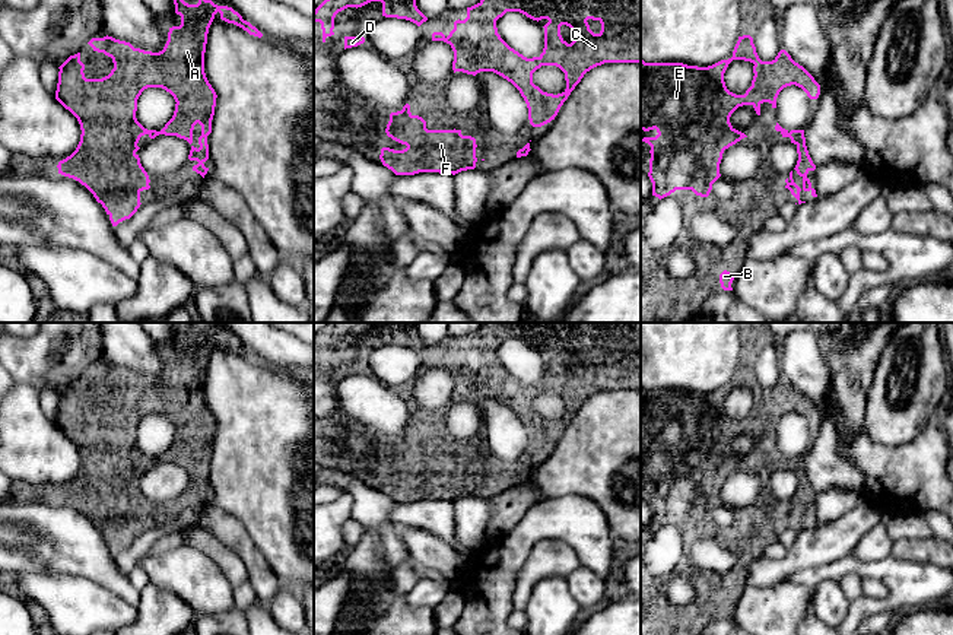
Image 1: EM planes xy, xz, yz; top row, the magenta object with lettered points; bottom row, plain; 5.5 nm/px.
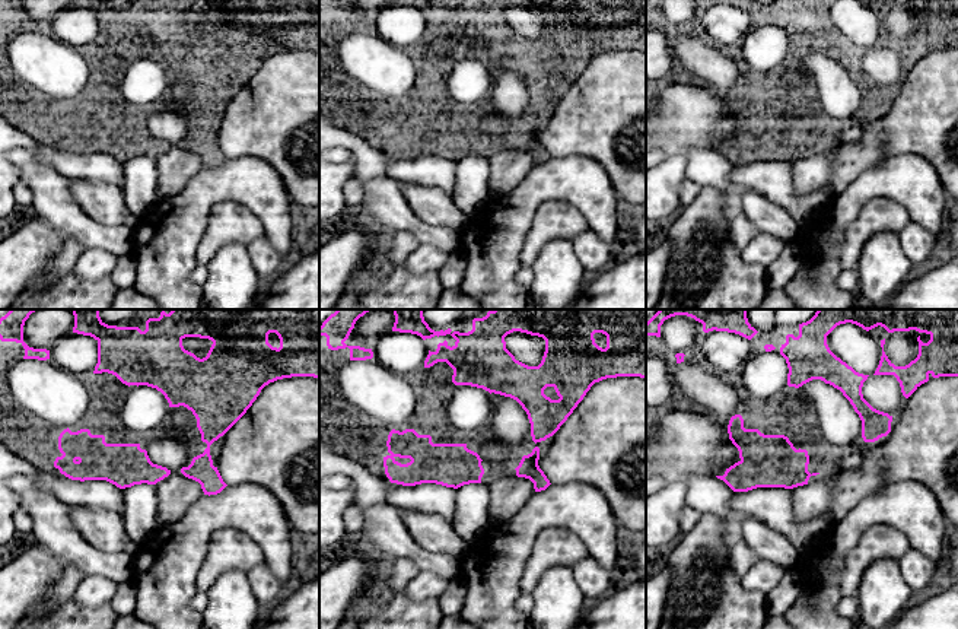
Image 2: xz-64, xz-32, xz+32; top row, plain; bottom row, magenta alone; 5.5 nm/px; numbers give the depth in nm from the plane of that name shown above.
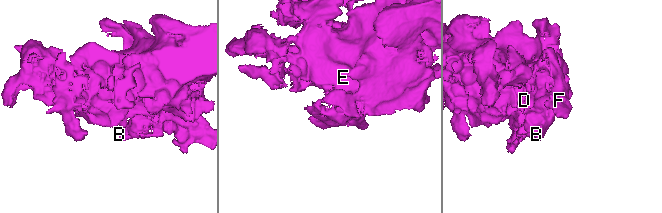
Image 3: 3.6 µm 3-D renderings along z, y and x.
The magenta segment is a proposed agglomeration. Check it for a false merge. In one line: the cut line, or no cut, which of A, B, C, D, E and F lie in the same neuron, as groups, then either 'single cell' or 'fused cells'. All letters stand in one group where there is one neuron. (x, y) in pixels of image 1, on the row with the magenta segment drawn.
no cut | A B C D E F | single cell

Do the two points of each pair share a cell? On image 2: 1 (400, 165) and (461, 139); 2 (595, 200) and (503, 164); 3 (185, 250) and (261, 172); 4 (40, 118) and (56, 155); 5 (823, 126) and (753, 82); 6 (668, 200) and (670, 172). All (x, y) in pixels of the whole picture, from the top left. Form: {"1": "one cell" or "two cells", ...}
{"1": "two cells", "2": "two cells", "3": "one cell", "4": "two cells", "5": "one cell", "6": "one cell"}

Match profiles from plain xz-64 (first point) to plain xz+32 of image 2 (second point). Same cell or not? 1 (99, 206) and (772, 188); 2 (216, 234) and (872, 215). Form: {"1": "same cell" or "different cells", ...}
{"1": "different cells", "2": "same cell"}

